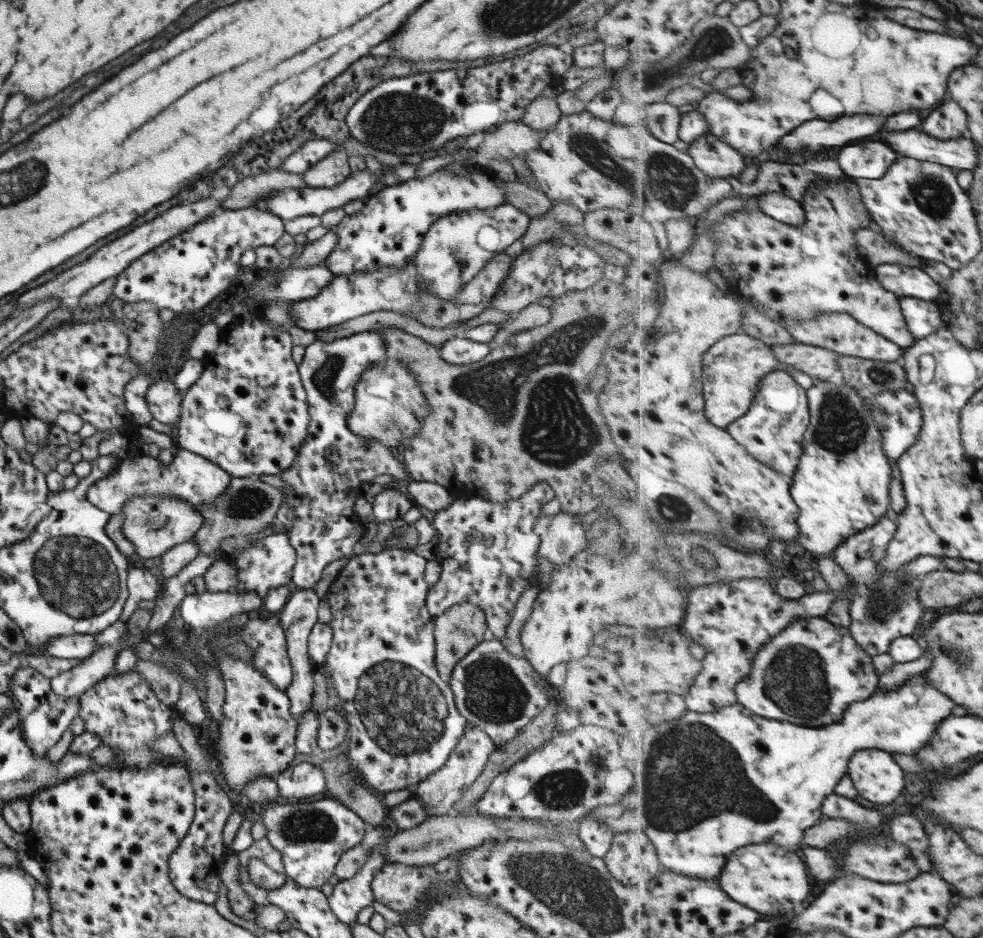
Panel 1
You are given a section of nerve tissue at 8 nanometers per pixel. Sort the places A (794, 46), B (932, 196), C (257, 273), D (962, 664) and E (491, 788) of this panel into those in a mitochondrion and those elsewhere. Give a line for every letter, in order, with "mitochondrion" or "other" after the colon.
A: other
B: mitochondrion
C: other
D: mitochondrion
E: other

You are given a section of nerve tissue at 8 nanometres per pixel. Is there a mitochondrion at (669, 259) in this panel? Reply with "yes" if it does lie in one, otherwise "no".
no

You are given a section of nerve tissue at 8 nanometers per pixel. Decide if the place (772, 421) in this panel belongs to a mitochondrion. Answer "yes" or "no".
no

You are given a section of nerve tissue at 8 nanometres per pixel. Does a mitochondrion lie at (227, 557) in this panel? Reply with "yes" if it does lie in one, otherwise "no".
no

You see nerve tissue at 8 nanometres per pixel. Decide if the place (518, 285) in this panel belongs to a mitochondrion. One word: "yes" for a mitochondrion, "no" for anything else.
no

